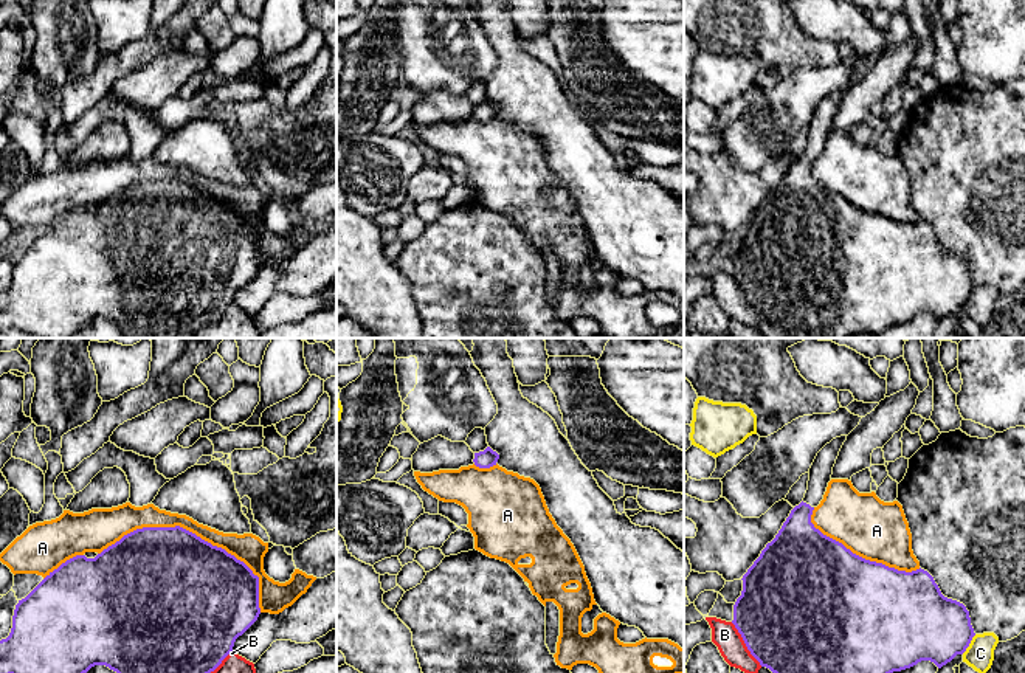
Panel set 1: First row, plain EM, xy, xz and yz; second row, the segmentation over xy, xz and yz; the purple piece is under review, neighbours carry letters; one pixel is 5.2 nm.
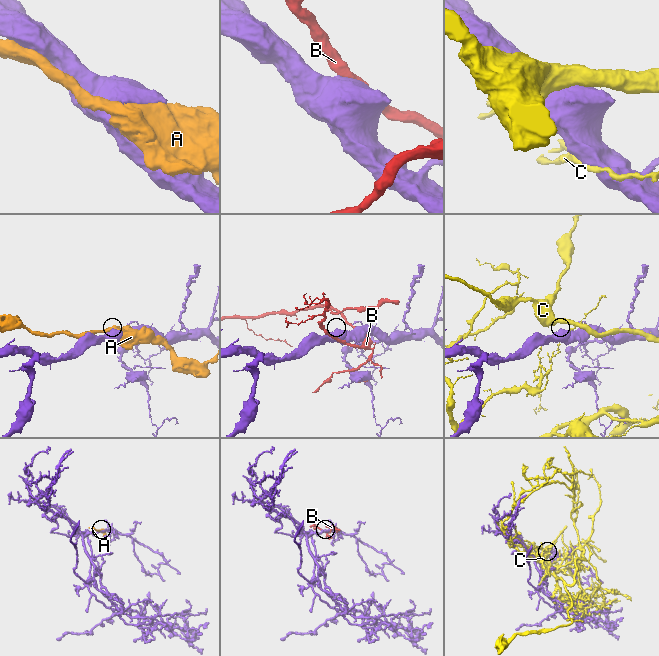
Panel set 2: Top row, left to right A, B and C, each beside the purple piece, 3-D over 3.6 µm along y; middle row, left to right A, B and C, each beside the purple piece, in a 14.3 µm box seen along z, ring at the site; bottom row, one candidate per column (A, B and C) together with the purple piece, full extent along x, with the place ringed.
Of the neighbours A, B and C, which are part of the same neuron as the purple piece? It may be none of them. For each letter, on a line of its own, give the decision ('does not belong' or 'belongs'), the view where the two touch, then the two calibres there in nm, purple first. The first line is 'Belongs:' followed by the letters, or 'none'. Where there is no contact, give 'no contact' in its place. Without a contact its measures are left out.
Belongs: none
A: does not belong; contact in xy; calibres 500 and 120 nm
B: does not belong; contact in yz; calibres 500 and 140 nm
C: does not belong; contact in yz; calibres 360 and 150 nm

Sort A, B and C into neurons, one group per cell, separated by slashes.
A / B / C

